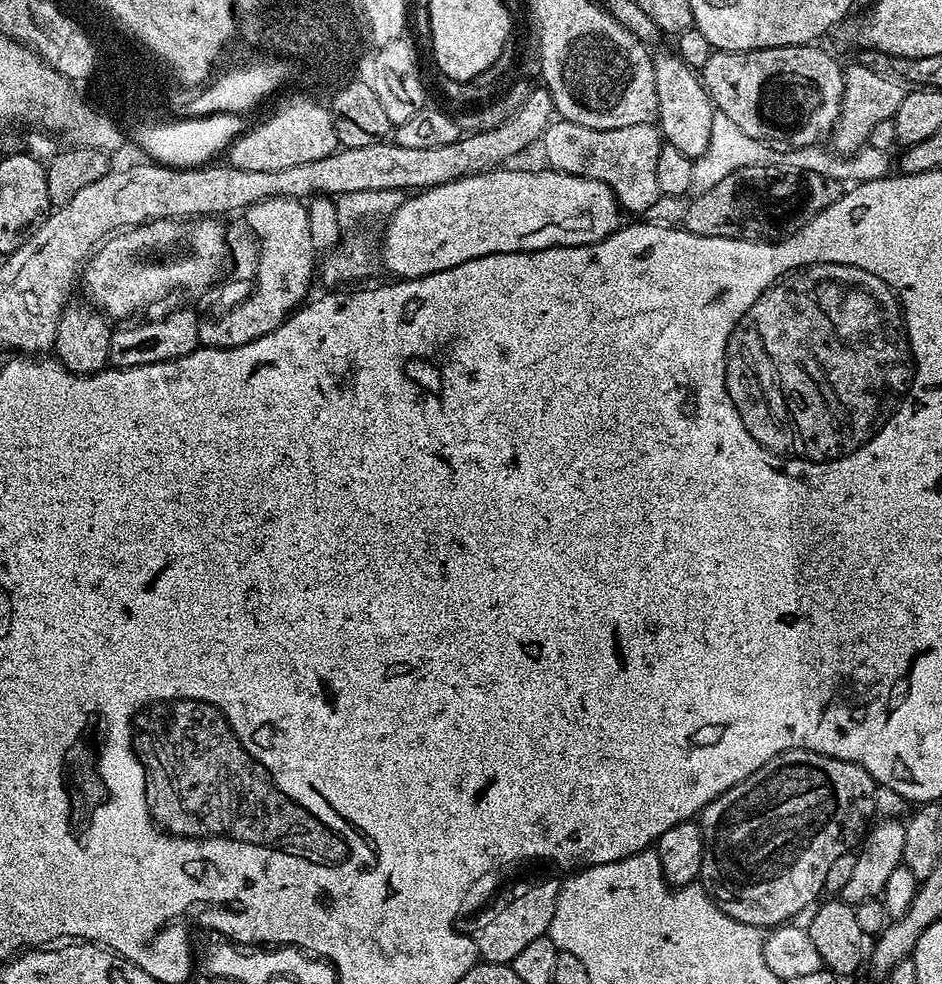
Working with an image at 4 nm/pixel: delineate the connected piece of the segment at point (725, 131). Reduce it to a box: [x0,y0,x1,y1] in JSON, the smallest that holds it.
[692,111,894,194]

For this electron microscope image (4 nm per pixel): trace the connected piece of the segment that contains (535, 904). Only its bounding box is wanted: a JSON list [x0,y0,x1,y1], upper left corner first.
[470,879,561,965]

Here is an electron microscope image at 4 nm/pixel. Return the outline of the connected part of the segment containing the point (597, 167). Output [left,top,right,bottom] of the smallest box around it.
[542,119,662,214]

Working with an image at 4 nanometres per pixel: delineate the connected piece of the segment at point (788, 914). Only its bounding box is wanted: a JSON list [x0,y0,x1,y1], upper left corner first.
[699,748,877,930]

